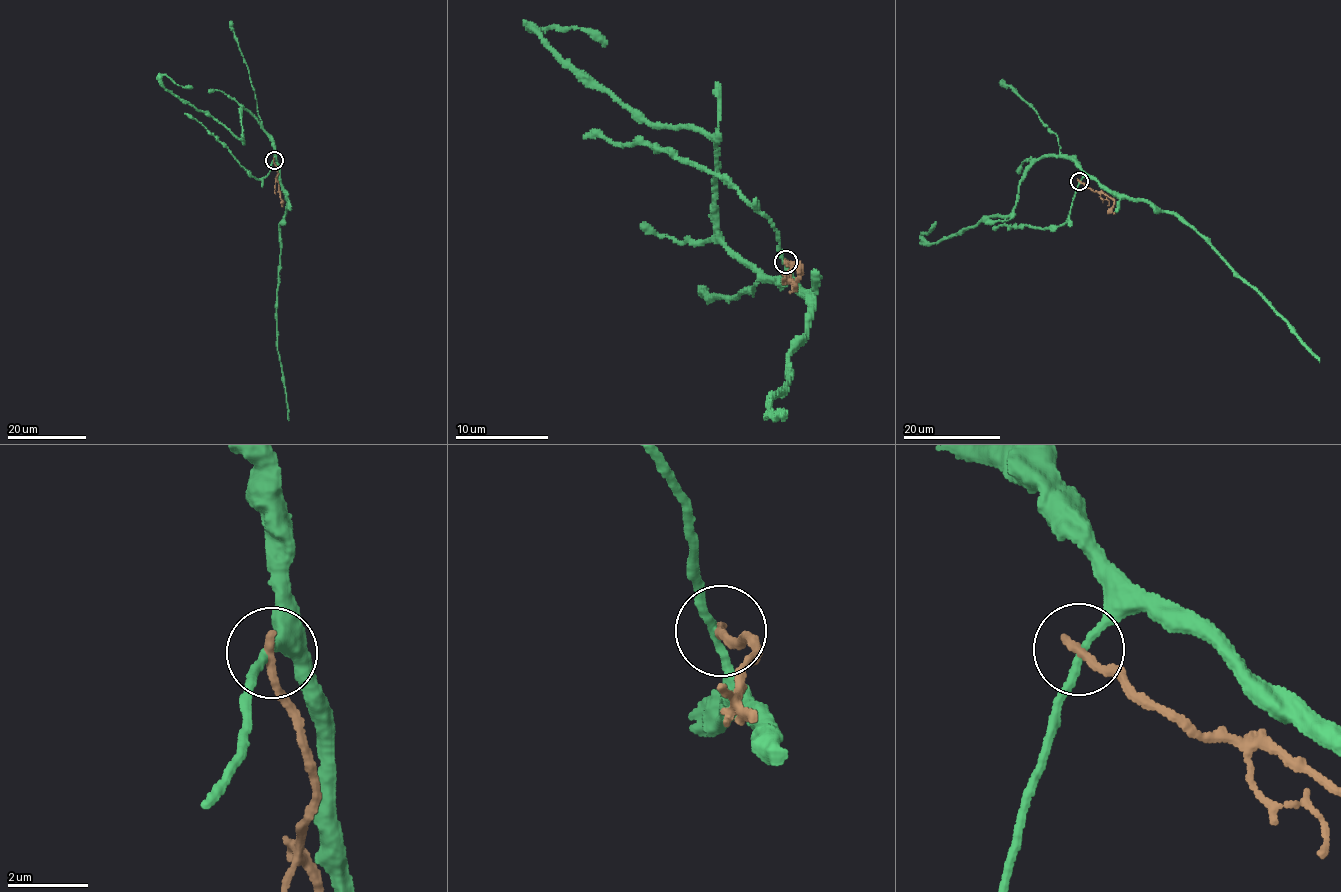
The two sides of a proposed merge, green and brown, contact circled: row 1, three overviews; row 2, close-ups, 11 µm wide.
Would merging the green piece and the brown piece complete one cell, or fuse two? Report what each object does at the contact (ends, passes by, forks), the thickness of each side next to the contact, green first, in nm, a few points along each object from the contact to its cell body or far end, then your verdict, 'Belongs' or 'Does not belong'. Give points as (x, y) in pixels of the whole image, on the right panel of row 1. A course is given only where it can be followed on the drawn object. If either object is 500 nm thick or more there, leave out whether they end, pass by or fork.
At the ring green passes by. At the ring brown ends. Thickness 190 nm (green) against 240 nm. Course of green: (1080, 181), (1089, 177), (1110, 190), (1147, 199), (1163, 211), (1171, 211), (1260, 295), (1319, 362). Course of brown: (1080, 181), (1115, 201), (1107, 214). Does not belong

